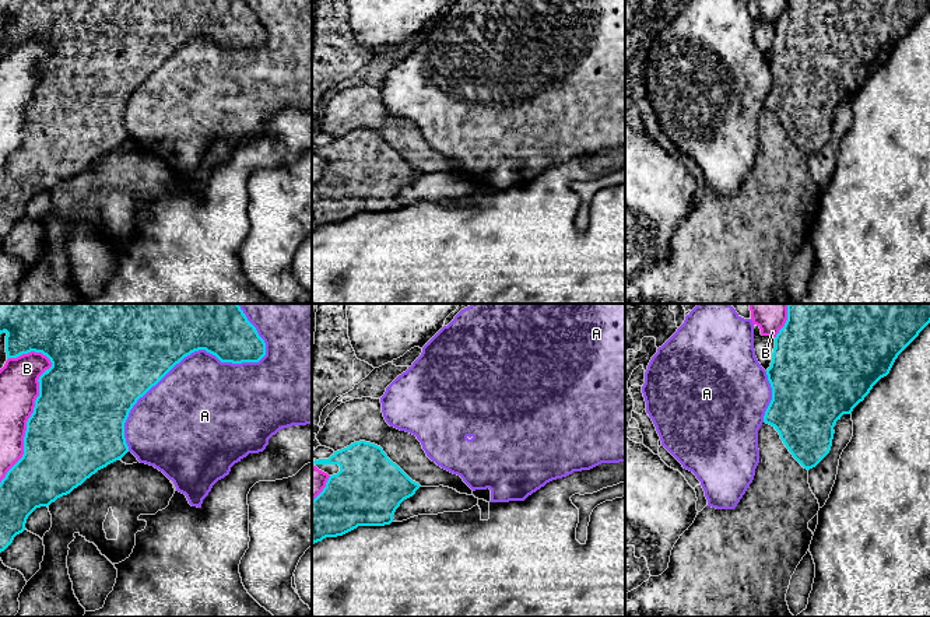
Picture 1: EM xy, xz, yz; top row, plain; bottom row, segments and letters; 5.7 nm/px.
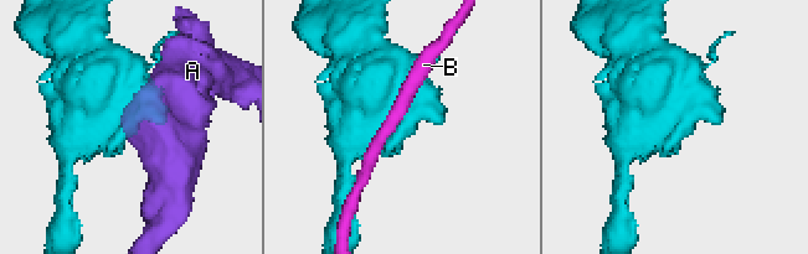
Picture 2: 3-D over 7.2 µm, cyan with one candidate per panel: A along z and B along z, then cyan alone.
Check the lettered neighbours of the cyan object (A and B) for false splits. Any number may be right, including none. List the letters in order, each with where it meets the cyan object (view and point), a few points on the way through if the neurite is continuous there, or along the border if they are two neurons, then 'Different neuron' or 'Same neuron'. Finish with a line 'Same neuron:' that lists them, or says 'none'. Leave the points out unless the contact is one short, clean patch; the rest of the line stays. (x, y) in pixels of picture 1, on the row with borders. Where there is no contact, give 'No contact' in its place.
A: Touches cyan at xy (200, 349). Different neuron
B: Touches cyan at xy (30, 417). Different neuron
Same neuron: none

